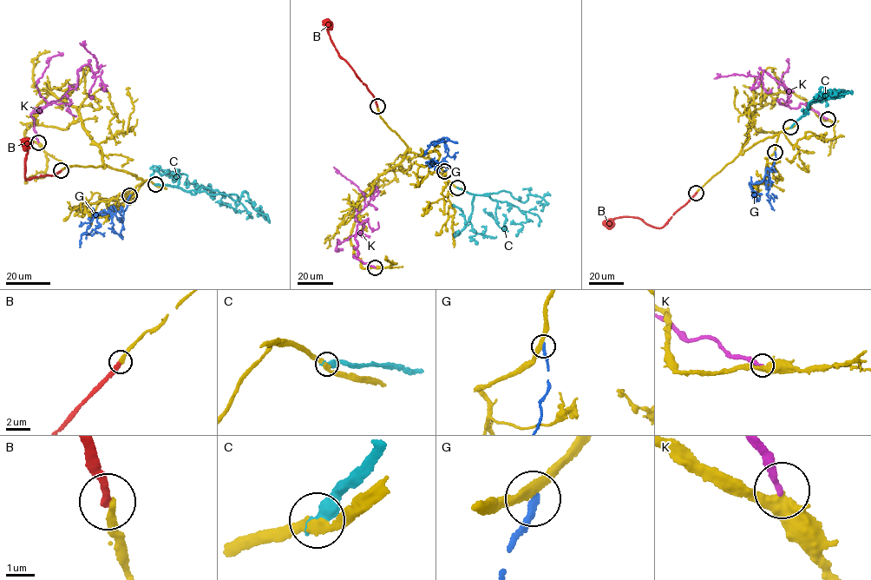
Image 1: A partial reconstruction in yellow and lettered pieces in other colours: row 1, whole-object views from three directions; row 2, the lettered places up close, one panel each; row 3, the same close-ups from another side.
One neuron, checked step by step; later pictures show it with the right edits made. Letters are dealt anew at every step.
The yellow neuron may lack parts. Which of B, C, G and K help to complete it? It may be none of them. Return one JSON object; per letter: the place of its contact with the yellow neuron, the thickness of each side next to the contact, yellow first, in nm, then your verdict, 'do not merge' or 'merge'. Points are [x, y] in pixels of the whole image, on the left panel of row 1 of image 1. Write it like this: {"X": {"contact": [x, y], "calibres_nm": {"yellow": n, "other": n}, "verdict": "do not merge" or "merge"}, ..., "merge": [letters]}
{"B": {"contact": [61, 170], "calibres_nm": {"yellow": 280, "other": 320}, "verdict": "do not merge"}, "C": {"contact": [155, 184], "calibres_nm": {"yellow": 280, "other": 380}, "verdict": "do not merge"}, "G": {"contact": [129, 195], "calibres_nm": {"yellow": 260, "other": 220}, "verdict": "do not merge"}, "K": {"contact": [38, 142], "calibres_nm": {"yellow": 360, "other": 240}, "verdict": "do not merge"}, "merge": []}

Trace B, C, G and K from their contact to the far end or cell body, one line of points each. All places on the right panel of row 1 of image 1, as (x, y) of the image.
B: (696, 193), (661, 227), (629, 216), (614, 218), (604, 225)
C: (790, 127), (806, 114), (808, 102), (821, 96), (818, 92), (822, 87), (822, 96), (839, 92)
G: (775, 151), (774, 163), (766, 169), (763, 180), (749, 185), (754, 194), (754, 201)
K: (828, 119), (808, 105), (789, 108), (788, 89), (763, 70), (758, 76), (736, 75), (714, 78)

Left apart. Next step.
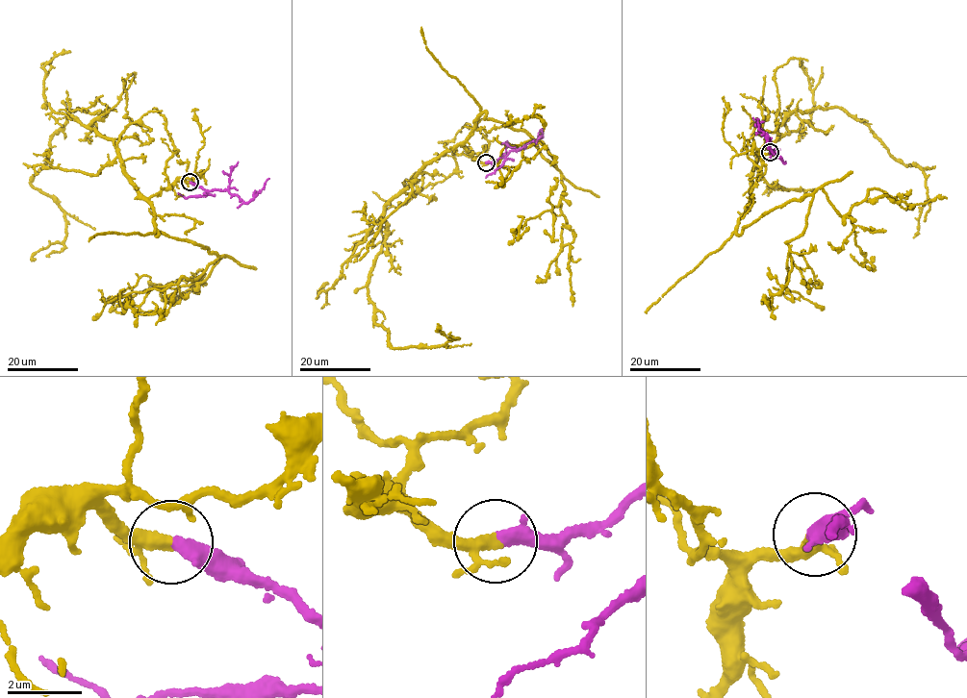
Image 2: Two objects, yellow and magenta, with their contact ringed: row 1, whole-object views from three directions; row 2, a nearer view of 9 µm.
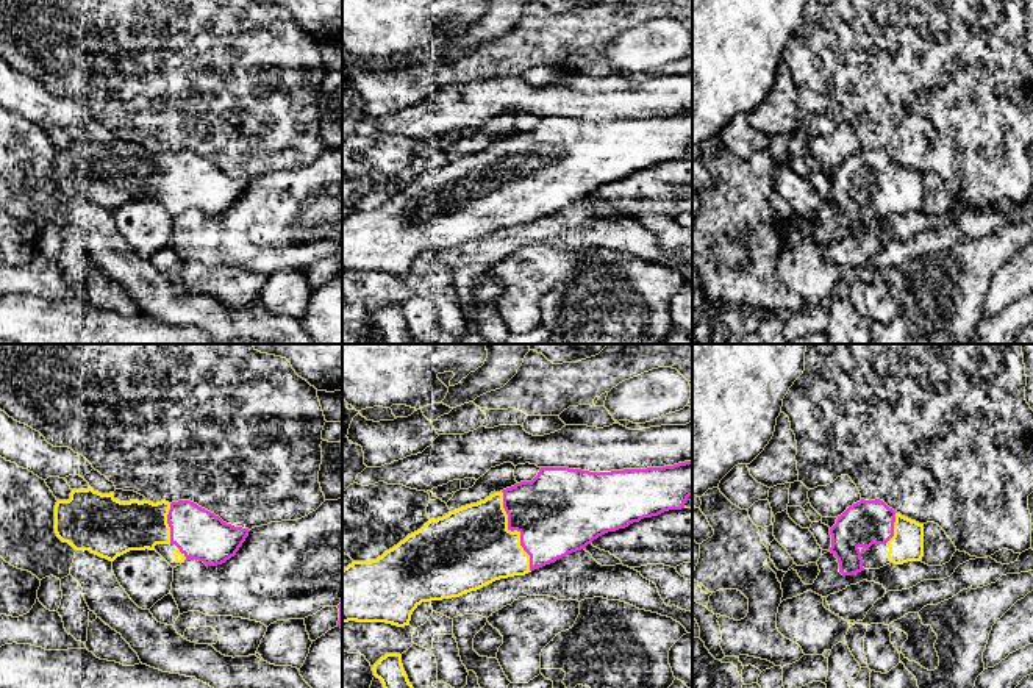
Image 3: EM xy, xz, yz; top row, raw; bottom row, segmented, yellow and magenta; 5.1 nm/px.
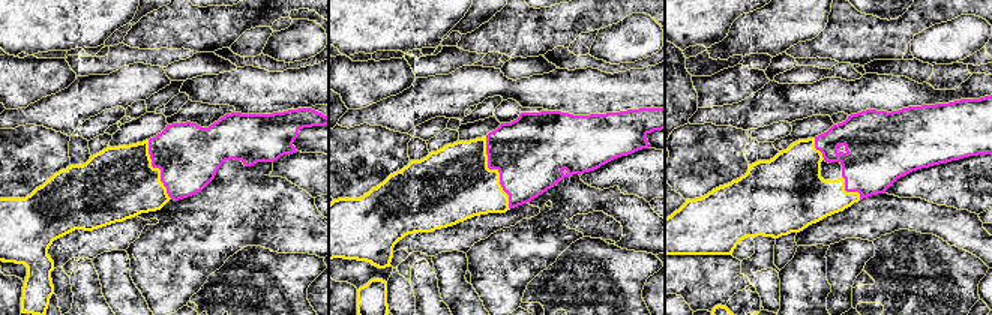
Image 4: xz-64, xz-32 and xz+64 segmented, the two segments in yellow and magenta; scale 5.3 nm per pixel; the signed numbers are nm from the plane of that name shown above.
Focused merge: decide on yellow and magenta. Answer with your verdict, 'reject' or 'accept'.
accept

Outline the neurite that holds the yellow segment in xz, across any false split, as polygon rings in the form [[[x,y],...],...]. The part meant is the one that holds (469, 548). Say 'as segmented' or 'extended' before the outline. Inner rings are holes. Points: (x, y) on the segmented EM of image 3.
extended; [[[692,461],[664,468],[589,472],[569,468],[541,468],[531,482],[520,482],[484,500],[430,519],[381,557],[353,561],[342,569],[342,622],[386,622],[409,625],[413,611],[422,602],[459,597],[495,580],[525,575],[567,554],[586,549],[599,536],[625,529],[644,518],[669,510],[681,510],[692,496]]]

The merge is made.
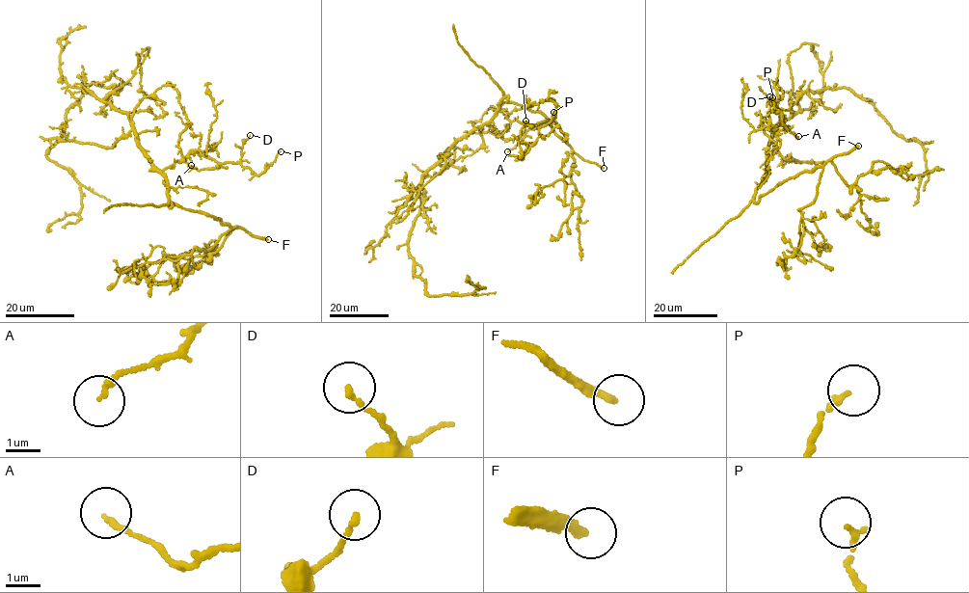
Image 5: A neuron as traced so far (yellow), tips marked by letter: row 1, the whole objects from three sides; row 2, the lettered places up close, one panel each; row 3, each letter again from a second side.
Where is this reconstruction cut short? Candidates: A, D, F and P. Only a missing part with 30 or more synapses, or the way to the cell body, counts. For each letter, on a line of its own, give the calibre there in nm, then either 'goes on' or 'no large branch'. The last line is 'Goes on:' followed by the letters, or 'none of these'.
A: calibre 160 nm; no large branch
D: calibre 130 nm; no large branch
F: calibre 240 nm; goes on
P: calibre 160 nm; no large branch
Goes on: F

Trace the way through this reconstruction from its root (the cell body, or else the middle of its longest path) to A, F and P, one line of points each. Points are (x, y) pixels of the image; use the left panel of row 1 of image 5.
A: (137, 143), (148, 161), (160, 170), (196, 151), (217, 162), (220, 167), (200, 171), (191, 165)
F: (137, 143), (153, 170), (165, 178), (170, 207), (172, 203), (212, 216), (268, 239)
P: (137, 143), (148, 161), (163, 171), (196, 151), (218, 162), (239, 163), (257, 175), (281, 151)

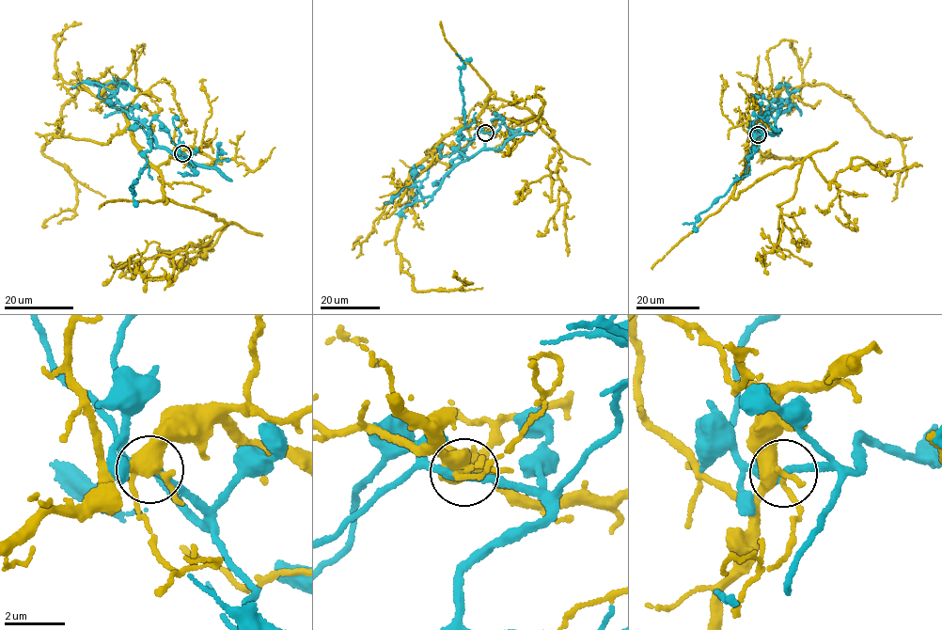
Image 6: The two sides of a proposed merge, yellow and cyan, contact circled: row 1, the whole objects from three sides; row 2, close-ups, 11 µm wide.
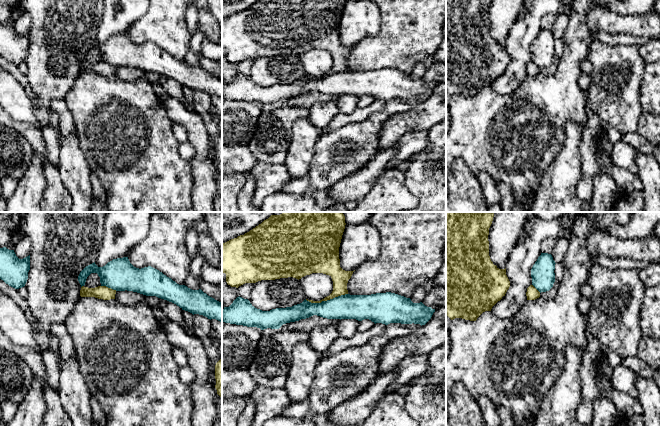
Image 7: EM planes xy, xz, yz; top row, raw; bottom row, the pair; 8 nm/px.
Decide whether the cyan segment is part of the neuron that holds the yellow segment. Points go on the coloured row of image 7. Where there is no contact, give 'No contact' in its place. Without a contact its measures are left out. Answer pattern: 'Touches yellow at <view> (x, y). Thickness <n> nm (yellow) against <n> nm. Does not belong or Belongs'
Touches yellow at xz (326, 300). Thickness 140 nm (yellow) against 200 nm. Does not belong

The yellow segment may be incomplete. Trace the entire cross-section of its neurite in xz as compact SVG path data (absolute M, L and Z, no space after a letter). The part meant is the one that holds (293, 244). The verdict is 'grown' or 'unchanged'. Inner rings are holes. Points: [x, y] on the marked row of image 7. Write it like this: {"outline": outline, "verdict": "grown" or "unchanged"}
{"outline": "M283 212L280 215L271 215L244 235L222 243L222 272L226 274L226 282L231 287L238 288L245 283L256 283L261 280L288 277L299 280L312 273L323 273L332 278L332 293L320 301L306 299L307 301L321 303L348 294L347 283L354 271L343 270L339 259L339 247L345 225L345 216L342 212Z", "verdict": "unchanged"}

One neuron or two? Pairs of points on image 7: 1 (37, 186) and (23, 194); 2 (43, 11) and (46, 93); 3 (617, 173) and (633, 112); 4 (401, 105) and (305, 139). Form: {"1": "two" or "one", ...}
{"1": "one", "2": "one", "3": "two", "4": "two"}

